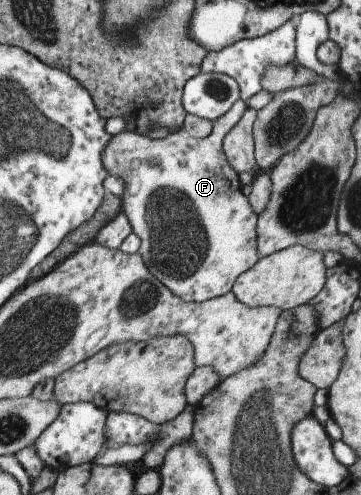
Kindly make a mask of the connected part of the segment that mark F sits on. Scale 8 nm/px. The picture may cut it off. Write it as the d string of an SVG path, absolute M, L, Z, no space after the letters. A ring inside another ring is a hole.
M239 98L225 114L222 114L213 122L214 127L212 128L211 134L202 139L192 137L187 134L183 128L174 133L169 133L160 139L146 137L136 132L122 131L113 135L112 139L109 139L108 145L105 146L102 154L102 163L108 174L117 176L117 178L121 178L121 180L125 182L125 189L120 197L122 202L121 212L129 219L133 232L137 234L141 240L137 253L141 255L149 272L151 272L159 282L162 282L175 296L182 298L185 302L200 303L227 294L235 284L236 278L245 271L248 271L260 258L256 237L256 226L258 223L257 213L252 209L248 197L243 195L240 190L243 185L243 177L239 175L236 170L232 169L222 147L225 135L239 122L239 119L243 116L247 108L246 102Z

